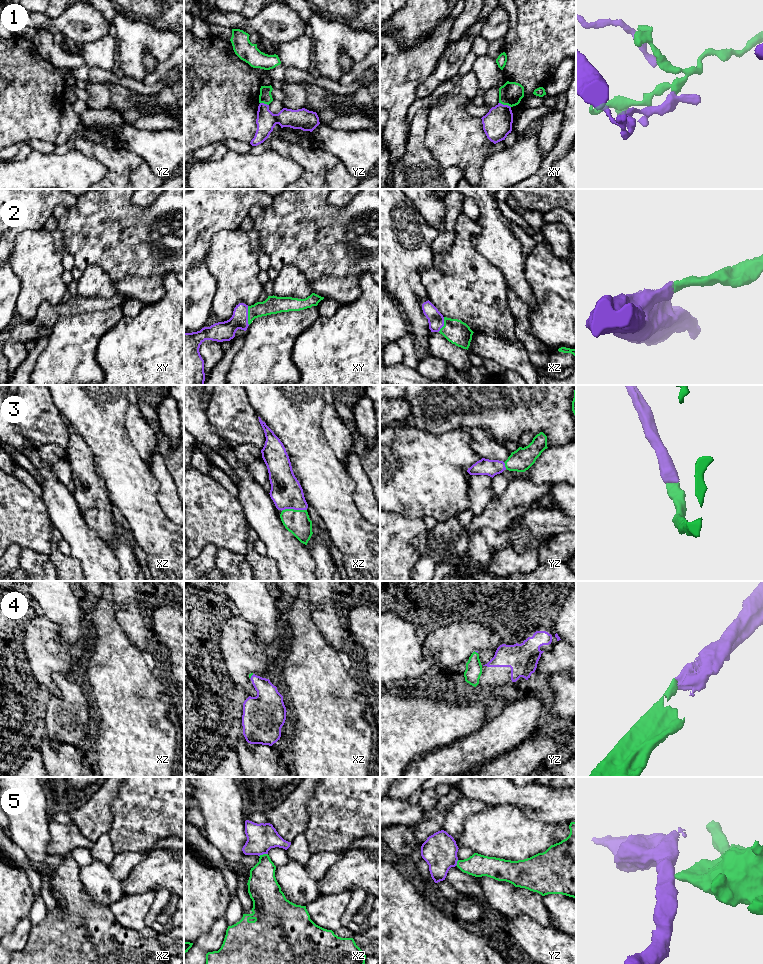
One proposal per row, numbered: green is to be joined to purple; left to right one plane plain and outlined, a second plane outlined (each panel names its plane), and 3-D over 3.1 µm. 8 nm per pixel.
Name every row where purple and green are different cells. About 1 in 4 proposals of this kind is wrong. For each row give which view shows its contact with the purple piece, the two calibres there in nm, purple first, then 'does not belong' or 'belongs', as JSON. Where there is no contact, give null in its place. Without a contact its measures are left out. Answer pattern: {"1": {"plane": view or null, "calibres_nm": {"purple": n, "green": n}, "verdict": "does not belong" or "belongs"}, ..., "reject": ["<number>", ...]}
{"1": {"plane": "xy", "calibres_nm": {"purple": 240, "green": 190}, "verdict": "does not belong"}, "2": {"plane": "xy", "calibres_nm": {"purple": 160, "green": 140}, "verdict": "belongs"}, "3": {"plane": "xz", "calibres_nm": {"purple": 260, "green": 200}, "verdict": "belongs"}, "4": {"plane": "xz", "calibres_nm": {"purple": 220, "green": 20}, "verdict": "belongs"}, "5": {"plane": "xz", "calibres_nm": {"purple": 220, "green": 240}, "verdict": "does not belong"}, "reject": ["1", "5"]}

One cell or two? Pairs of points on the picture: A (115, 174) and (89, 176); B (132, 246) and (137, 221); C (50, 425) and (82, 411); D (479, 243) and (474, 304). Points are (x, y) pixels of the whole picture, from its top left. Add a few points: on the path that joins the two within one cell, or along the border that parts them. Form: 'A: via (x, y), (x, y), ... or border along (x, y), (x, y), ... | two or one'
A: border along (90, 157), (105, 166), (107, 174), (104, 178) | two
B: via (137, 240), (137, 227) | one
C: border along (51, 395), (54, 405), (62, 416) | two
D: border along (480, 228), (472, 238), (472, 244), (496, 266) | two

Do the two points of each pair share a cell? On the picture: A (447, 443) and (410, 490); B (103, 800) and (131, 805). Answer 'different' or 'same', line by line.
A: same
B: different

